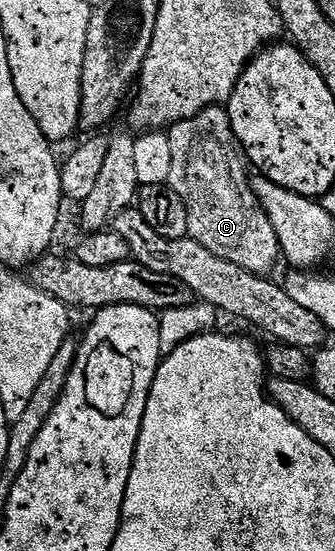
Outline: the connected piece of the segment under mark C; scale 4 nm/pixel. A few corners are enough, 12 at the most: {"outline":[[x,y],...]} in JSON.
{"outline":[[223,106],[170,127],[191,239],[260,276],[281,262]]}

